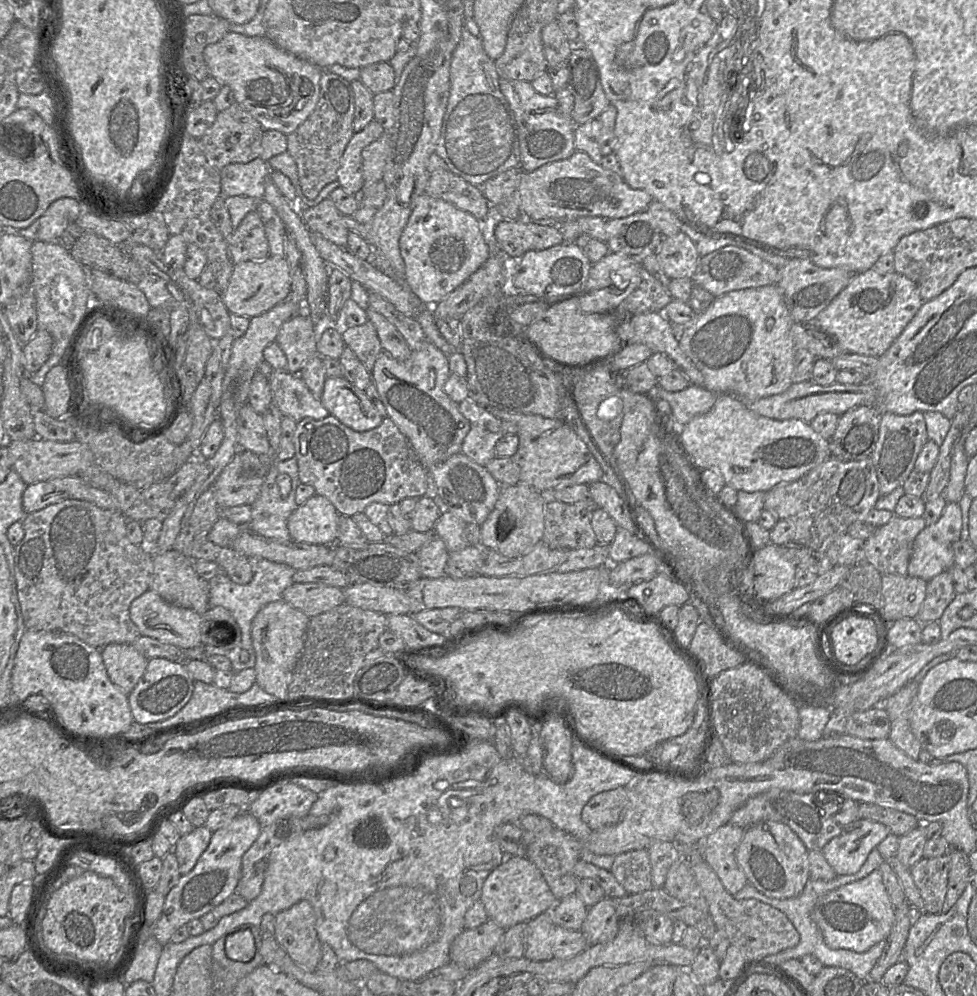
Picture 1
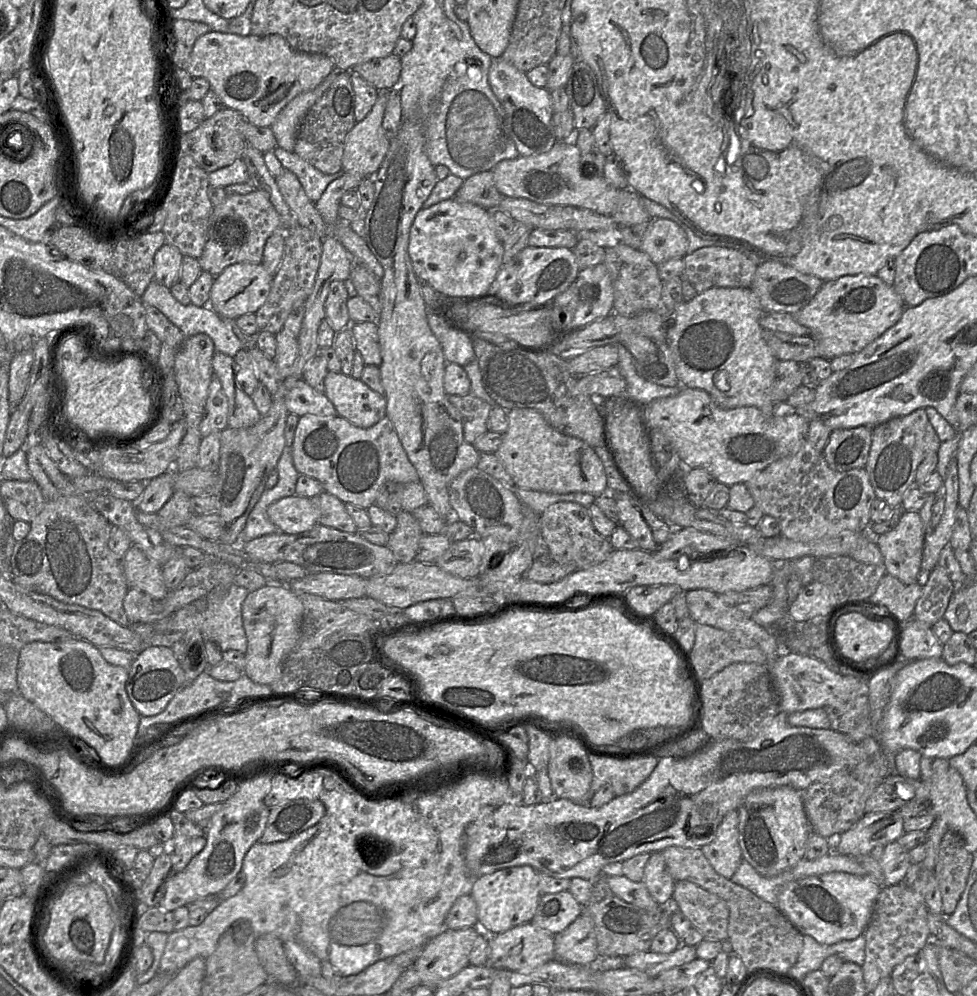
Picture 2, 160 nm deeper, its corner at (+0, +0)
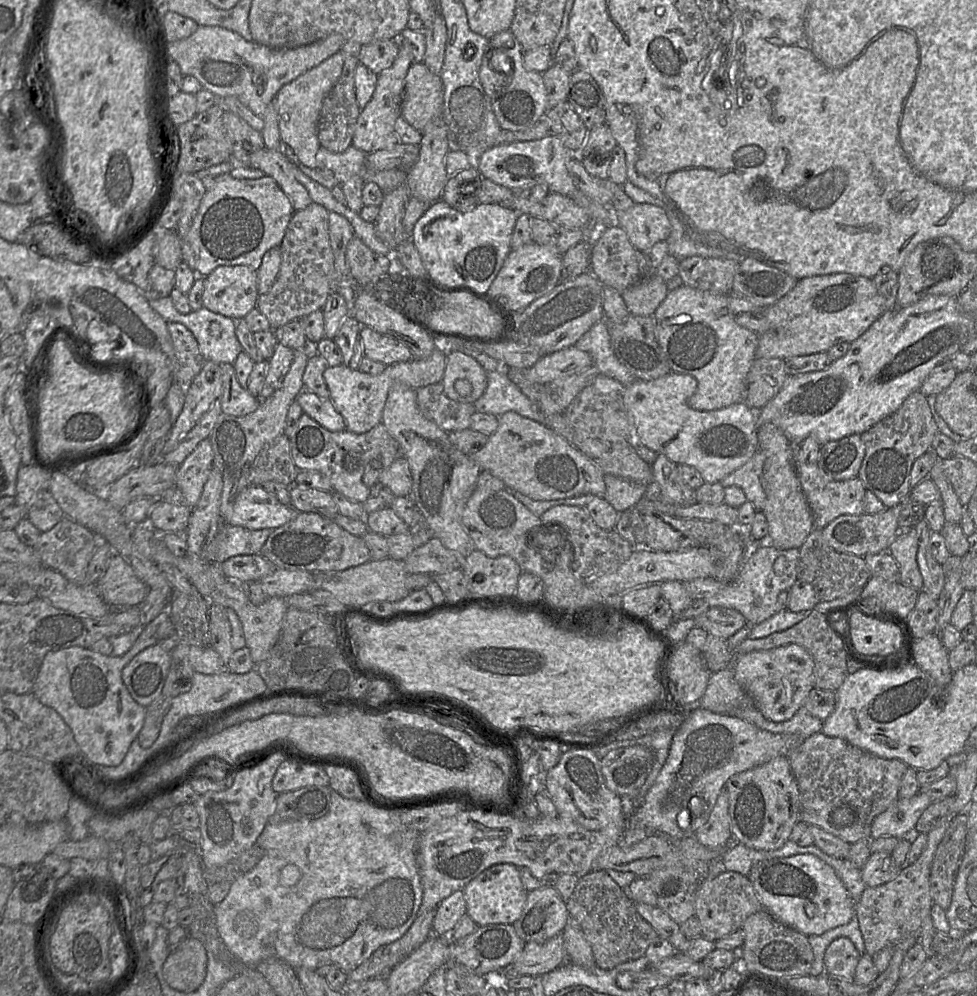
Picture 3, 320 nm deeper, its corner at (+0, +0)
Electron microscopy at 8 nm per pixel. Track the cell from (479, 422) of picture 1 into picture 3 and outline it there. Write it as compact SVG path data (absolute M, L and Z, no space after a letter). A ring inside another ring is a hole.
M441 382L415 391L420 412L439 428L446 432L469 429L471 416L476 412L474 404L448 398Z

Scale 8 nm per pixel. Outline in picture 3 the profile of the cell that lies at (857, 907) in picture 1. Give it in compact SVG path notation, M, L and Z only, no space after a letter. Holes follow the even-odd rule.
M812 854L761 860L754 863L747 877L763 908L776 920L805 936L821 935L847 924L855 916L856 902L835 870Z

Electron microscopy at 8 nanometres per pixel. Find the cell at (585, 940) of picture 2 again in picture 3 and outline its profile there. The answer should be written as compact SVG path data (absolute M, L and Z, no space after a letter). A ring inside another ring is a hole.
M559 934L541 944L526 943L520 956L501 973L505 979L519 975L542 976L566 961L563 937Z

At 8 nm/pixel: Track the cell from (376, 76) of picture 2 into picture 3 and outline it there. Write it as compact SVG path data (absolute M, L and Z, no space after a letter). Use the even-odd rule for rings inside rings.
M396 39L376 40L361 45L359 63L362 63L375 74L380 74L389 68L399 51L399 41Z

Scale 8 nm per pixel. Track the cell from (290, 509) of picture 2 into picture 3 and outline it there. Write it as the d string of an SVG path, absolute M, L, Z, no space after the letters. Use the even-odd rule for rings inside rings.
M250 484L237 496L230 516L224 524L250 530L276 529L298 513L291 505L282 504L277 497L261 485Z

